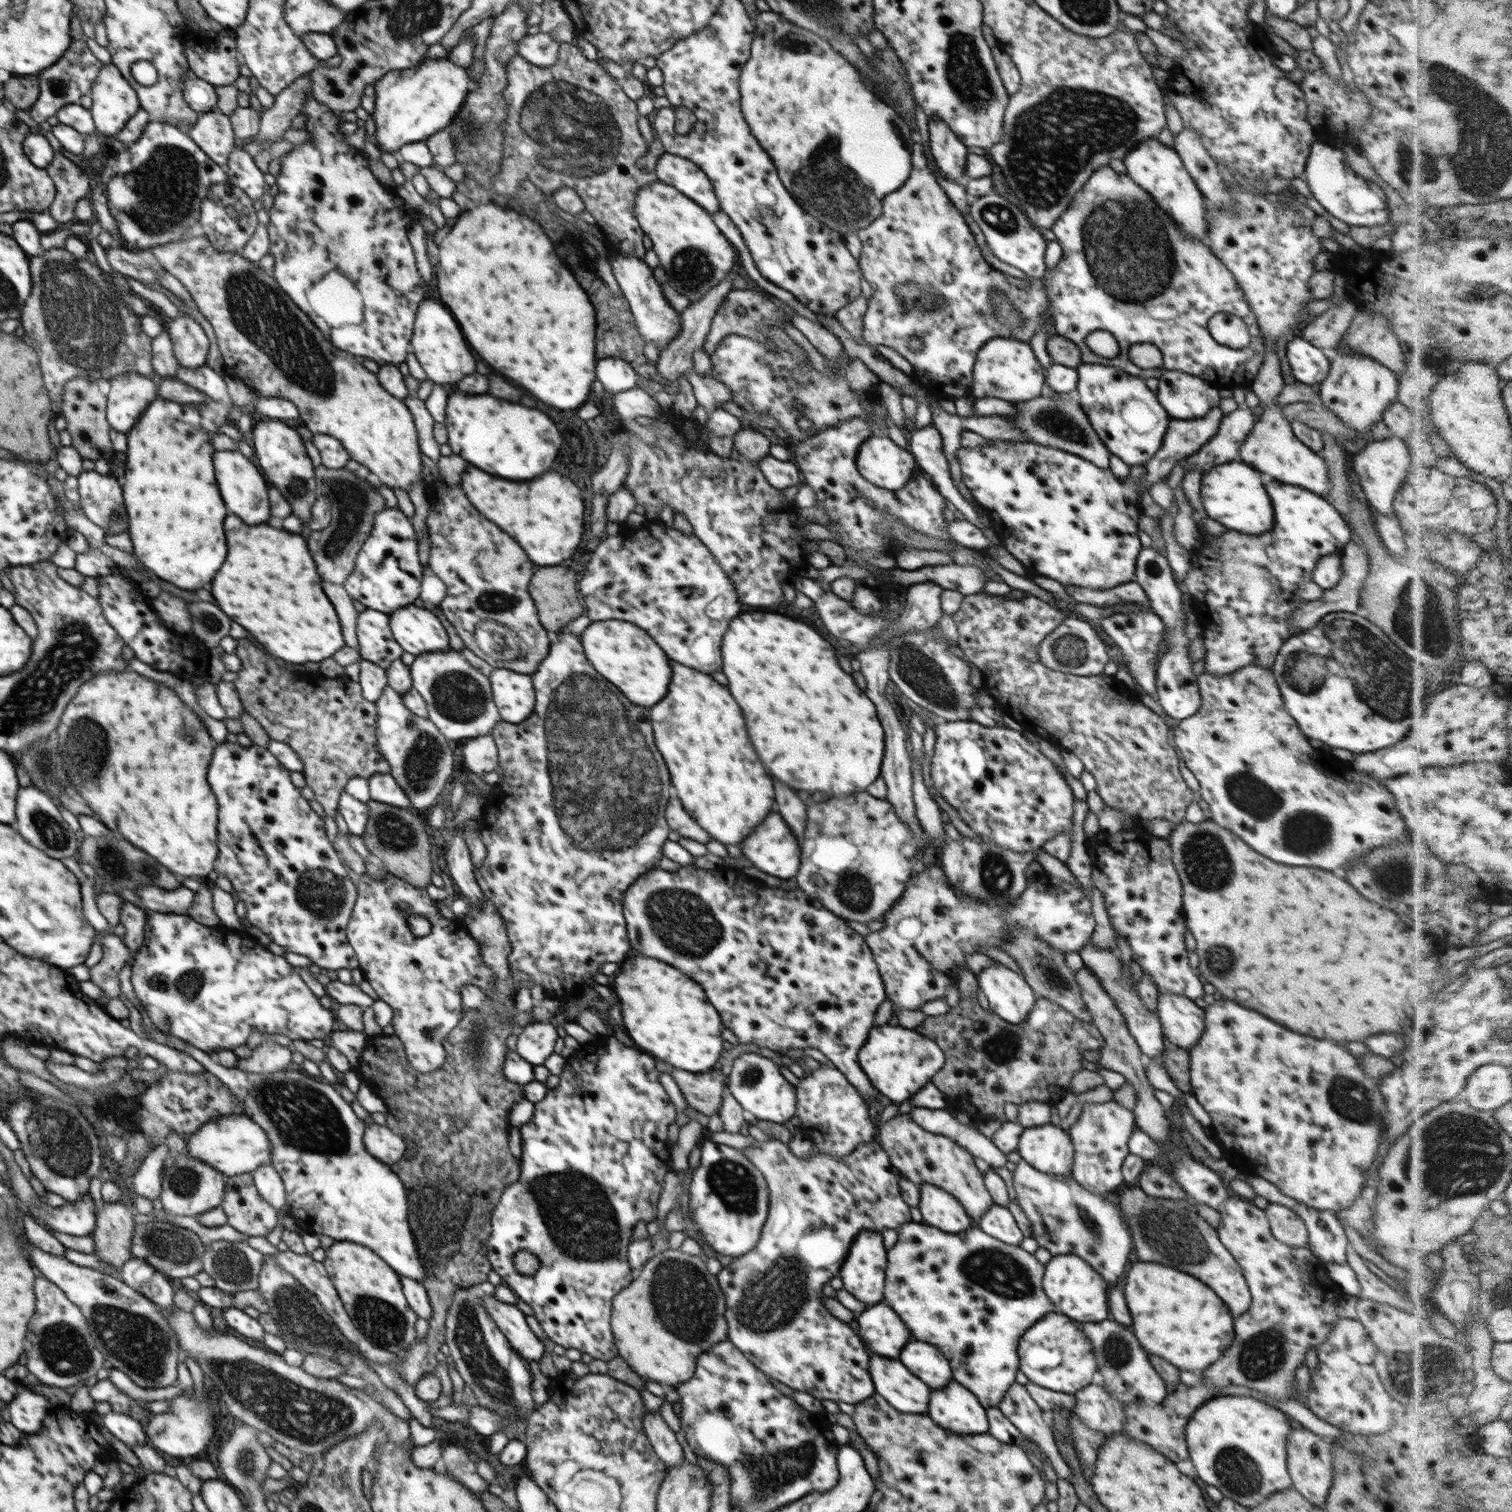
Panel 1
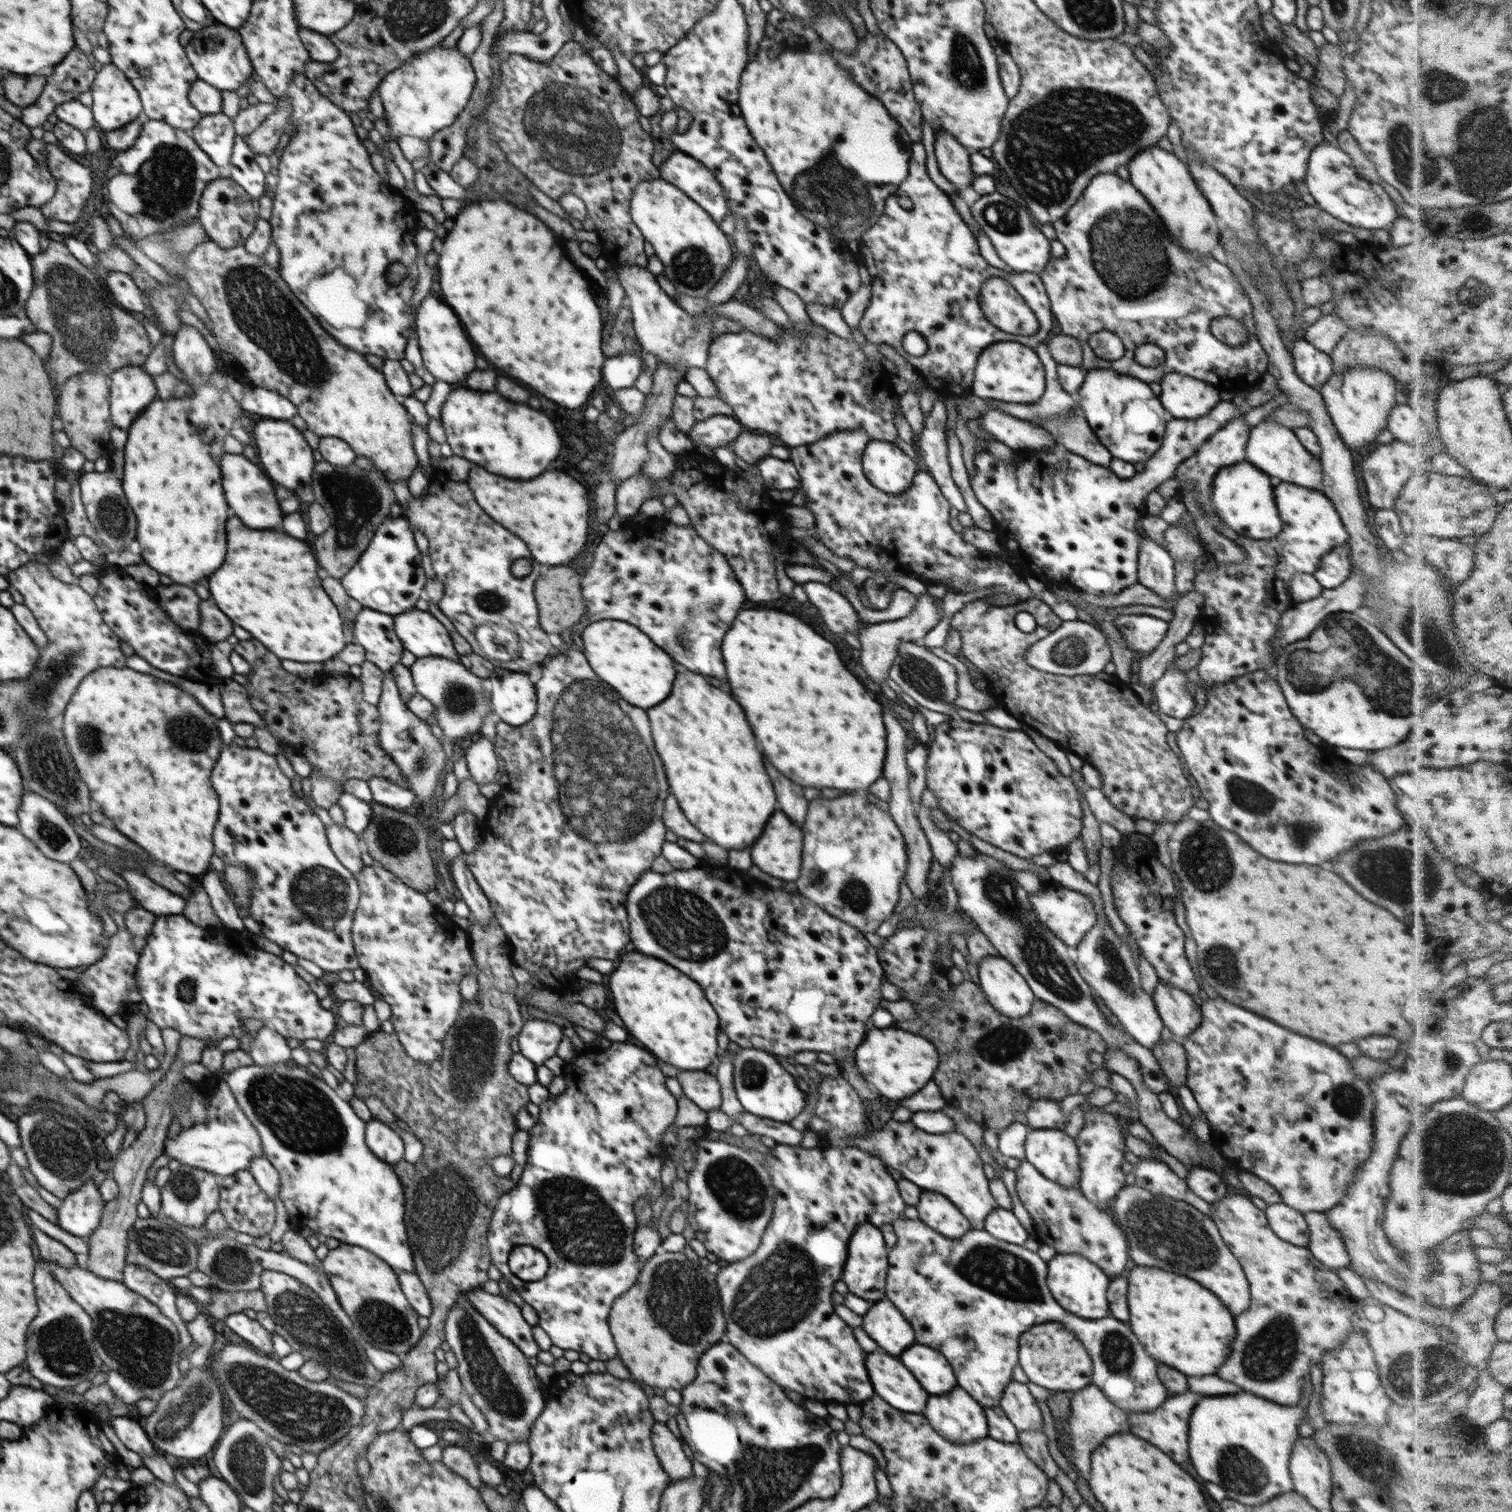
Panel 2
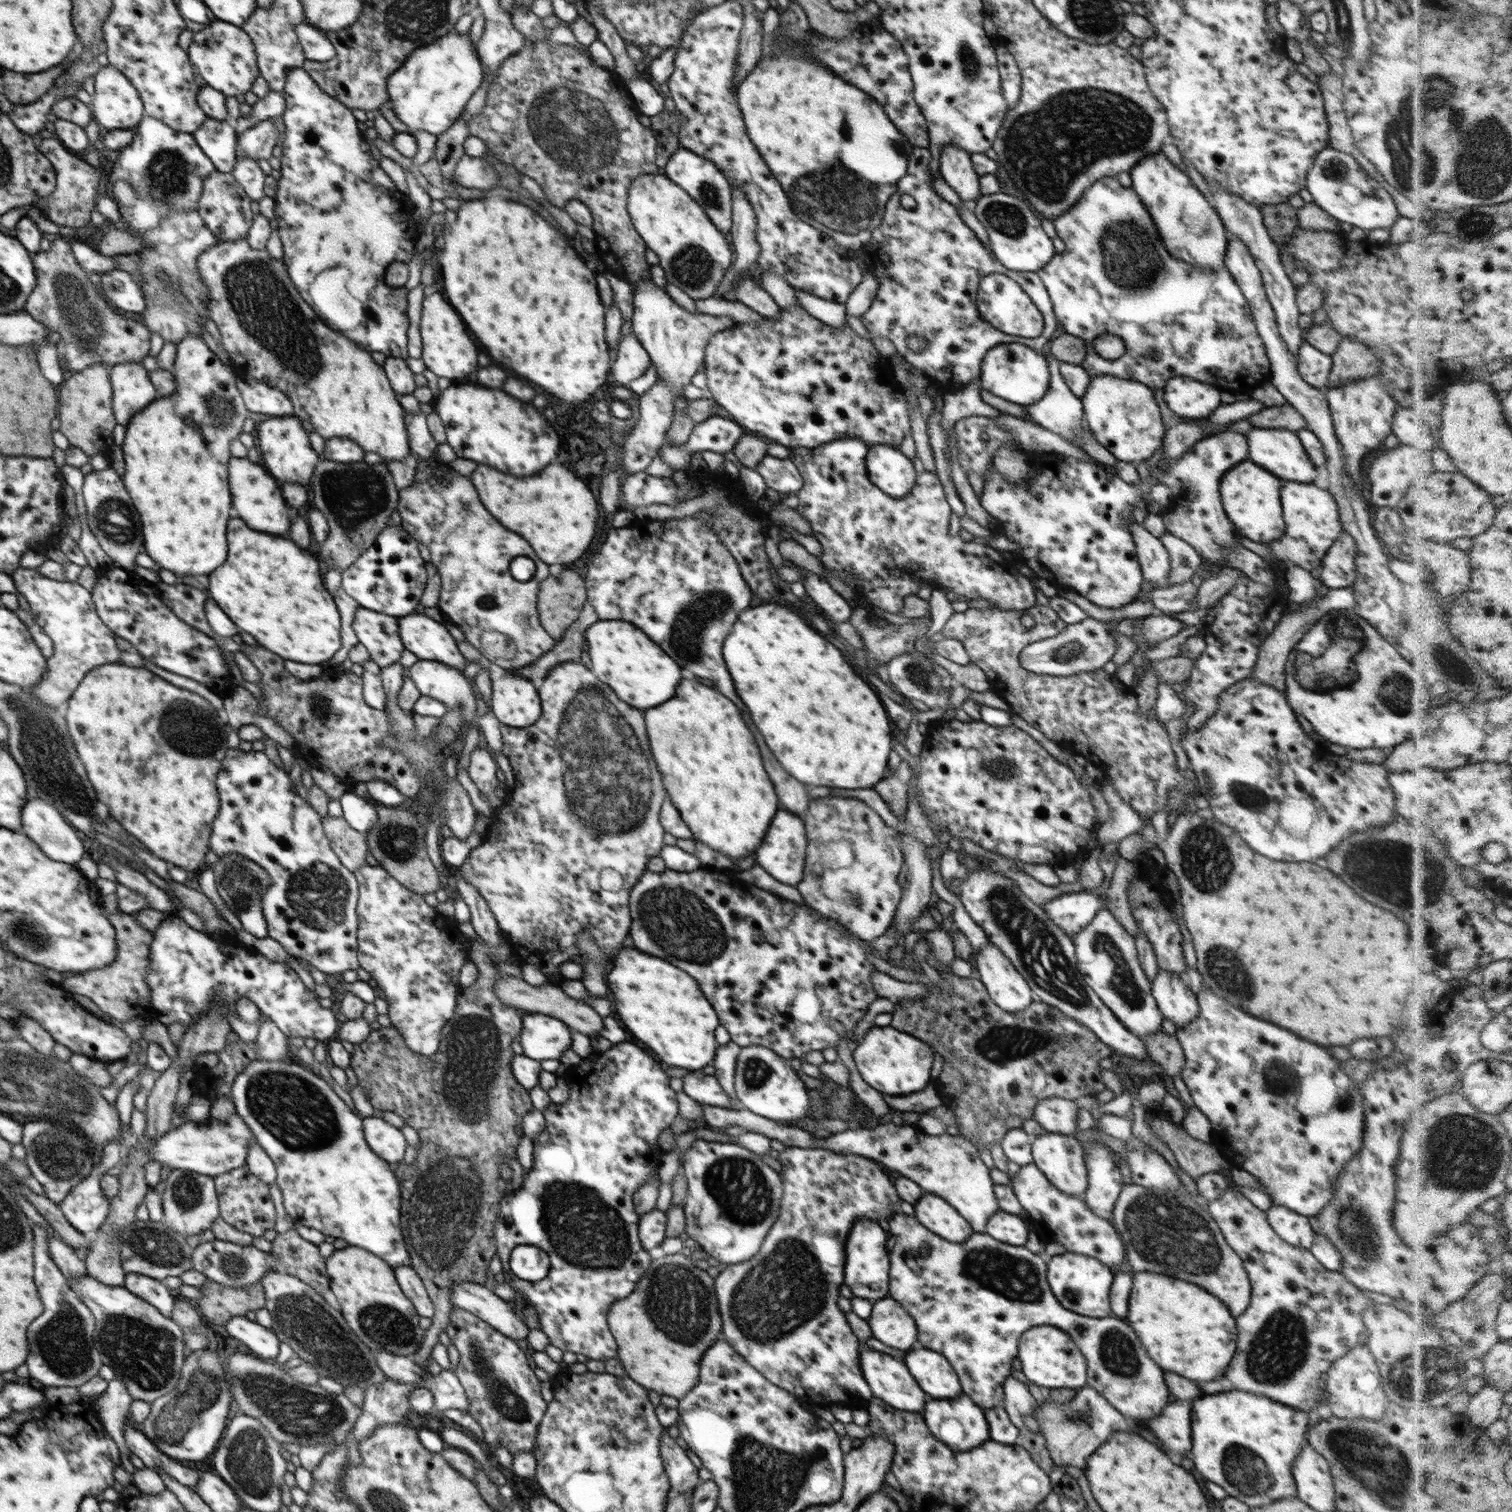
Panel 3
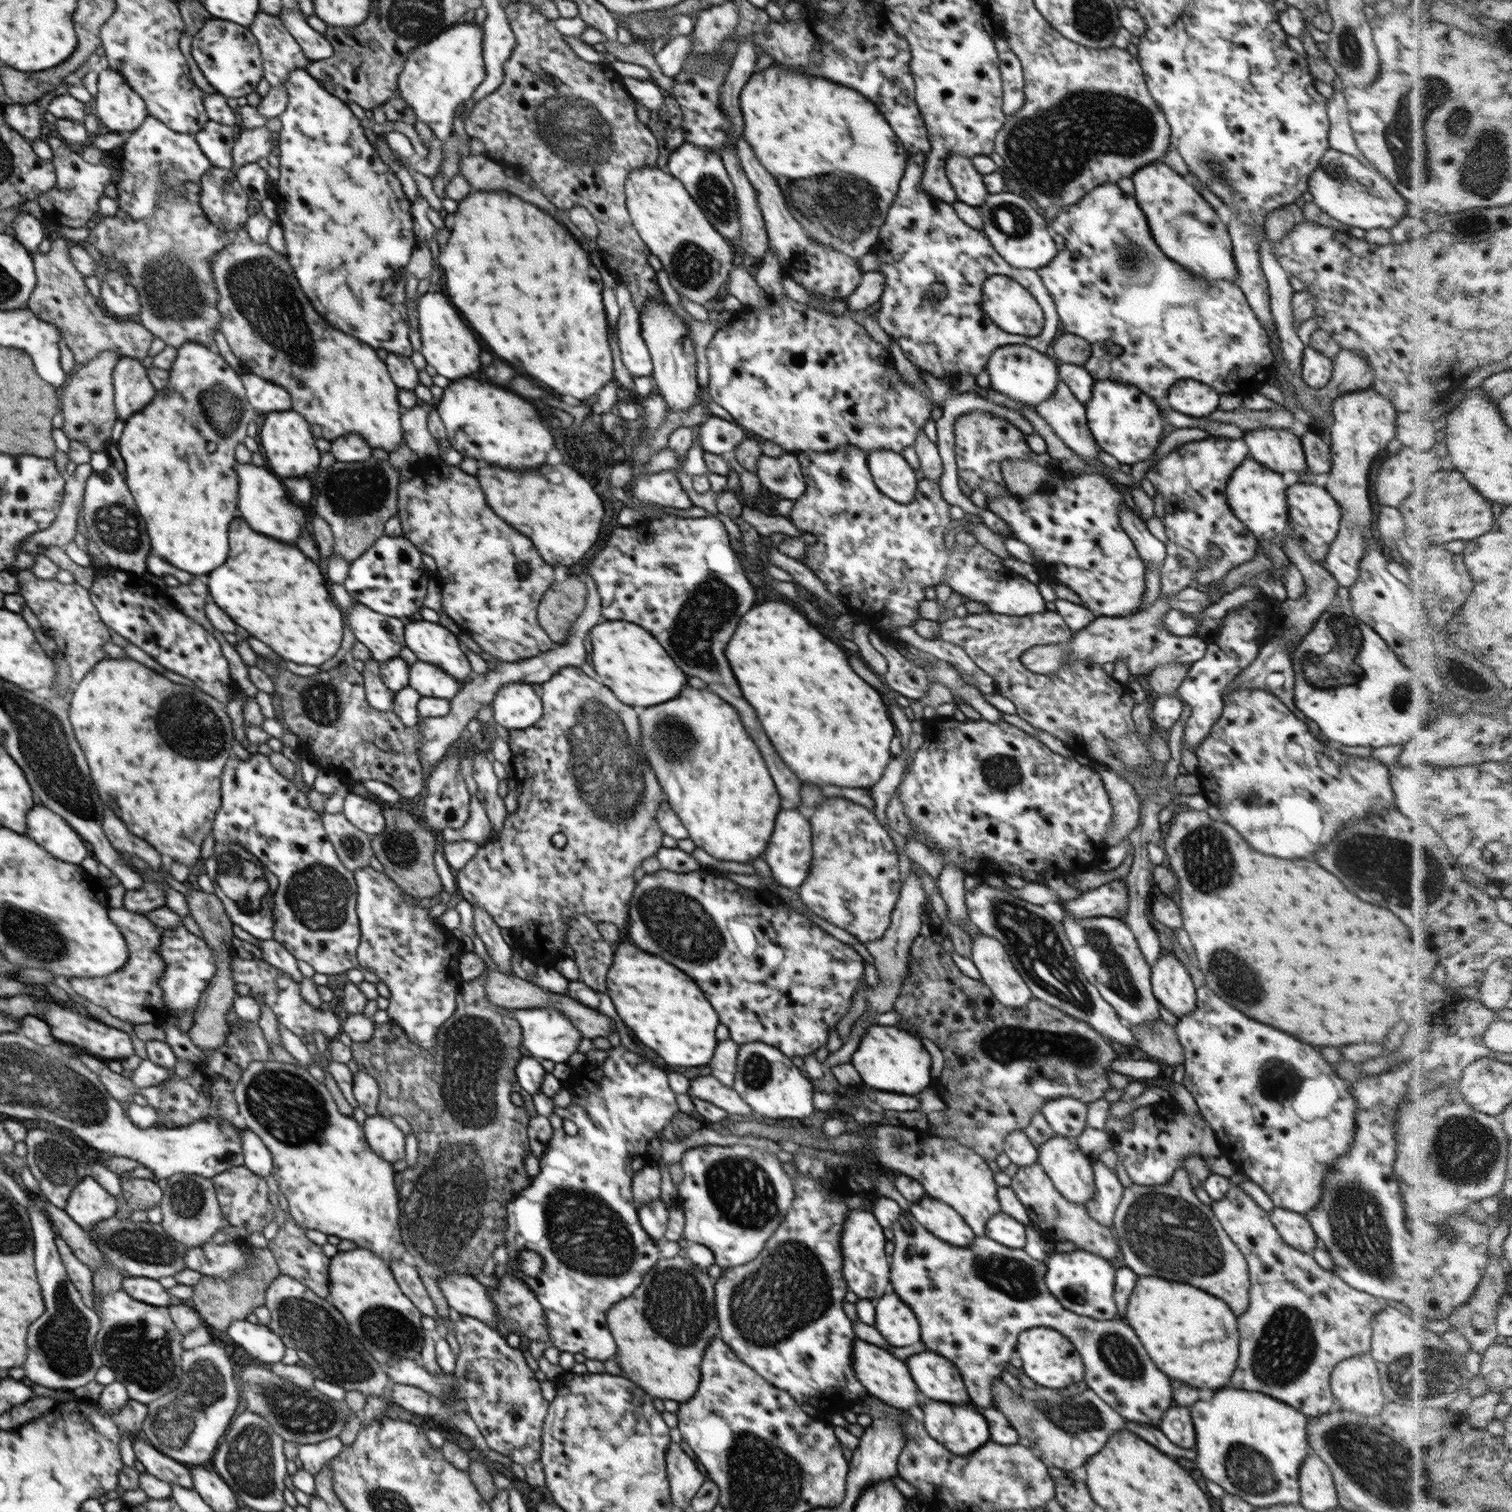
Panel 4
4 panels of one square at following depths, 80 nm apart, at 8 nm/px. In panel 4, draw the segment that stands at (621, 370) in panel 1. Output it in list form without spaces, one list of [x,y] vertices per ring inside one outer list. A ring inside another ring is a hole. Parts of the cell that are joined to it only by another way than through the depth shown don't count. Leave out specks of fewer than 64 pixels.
[[[618,281],[614,293],[620,308],[617,342],[620,347],[622,362],[633,378],[651,376],[653,360],[640,332],[639,316],[641,314],[636,310],[630,291],[623,283]]]

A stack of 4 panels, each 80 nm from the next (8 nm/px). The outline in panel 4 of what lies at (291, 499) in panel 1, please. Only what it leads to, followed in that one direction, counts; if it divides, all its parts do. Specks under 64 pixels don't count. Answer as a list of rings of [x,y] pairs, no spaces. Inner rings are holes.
[[[290,409],[267,413],[260,436],[268,466],[280,479],[310,477],[319,470],[319,448],[314,443],[310,423],[299,412]]]

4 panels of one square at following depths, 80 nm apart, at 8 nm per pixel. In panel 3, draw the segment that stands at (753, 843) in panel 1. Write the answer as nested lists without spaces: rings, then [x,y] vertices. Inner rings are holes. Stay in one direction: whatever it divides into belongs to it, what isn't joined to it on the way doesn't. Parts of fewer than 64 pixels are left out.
[[[780,810],[772,824],[770,824],[770,830],[764,838],[764,842],[760,845],[760,850],[755,852],[756,860],[758,864],[778,880],[782,884],[789,884],[790,886],[796,886],[803,879],[803,870],[806,860],[806,830],[804,830],[804,822],[786,812],[786,810]]]

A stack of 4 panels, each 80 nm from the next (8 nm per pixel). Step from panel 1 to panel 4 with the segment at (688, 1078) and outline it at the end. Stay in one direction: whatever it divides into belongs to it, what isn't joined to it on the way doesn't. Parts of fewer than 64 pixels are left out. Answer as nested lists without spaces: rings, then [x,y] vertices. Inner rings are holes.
[[[699,1076],[691,1080],[688,1096],[701,1098],[732,1115],[752,1115],[753,1110],[734,1090],[724,1086],[715,1076]]]

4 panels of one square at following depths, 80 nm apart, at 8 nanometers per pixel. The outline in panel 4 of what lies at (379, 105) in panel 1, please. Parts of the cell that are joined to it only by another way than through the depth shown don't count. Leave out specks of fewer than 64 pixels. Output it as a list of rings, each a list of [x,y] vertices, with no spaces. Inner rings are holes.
[[[475,21],[458,22],[449,26],[430,42],[413,48],[407,55],[406,64],[398,77],[398,96],[414,111],[417,122],[428,124],[441,142],[451,136],[456,108],[466,104],[477,86],[486,78],[483,57],[483,28]]]

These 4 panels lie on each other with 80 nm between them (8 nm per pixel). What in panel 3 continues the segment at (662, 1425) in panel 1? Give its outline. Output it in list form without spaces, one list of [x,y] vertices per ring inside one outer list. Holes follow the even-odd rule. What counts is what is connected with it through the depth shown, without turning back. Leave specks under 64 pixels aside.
[[[667,1429],[660,1439],[660,1456],[671,1484],[671,1491],[677,1494],[693,1492],[699,1484],[699,1468],[690,1461],[686,1451],[676,1443],[675,1439],[668,1435]]]

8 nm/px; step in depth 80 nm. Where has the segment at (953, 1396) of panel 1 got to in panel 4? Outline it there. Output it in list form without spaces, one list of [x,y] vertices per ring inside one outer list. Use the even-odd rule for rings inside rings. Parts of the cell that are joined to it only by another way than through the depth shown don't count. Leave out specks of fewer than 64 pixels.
[[[929,1401],[917,1412],[923,1420],[926,1432],[958,1456],[967,1455],[990,1441],[988,1422],[980,1408],[972,1404],[946,1404],[946,1402]]]

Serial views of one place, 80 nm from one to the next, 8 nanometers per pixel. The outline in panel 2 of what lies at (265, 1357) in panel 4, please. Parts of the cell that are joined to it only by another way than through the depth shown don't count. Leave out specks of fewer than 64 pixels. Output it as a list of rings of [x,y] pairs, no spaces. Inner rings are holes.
[[[242,1312],[230,1314],[224,1320],[226,1326],[238,1334],[250,1344],[250,1347],[255,1348],[262,1354],[275,1355],[272,1347],[272,1333],[264,1329],[256,1319],[249,1318]]]

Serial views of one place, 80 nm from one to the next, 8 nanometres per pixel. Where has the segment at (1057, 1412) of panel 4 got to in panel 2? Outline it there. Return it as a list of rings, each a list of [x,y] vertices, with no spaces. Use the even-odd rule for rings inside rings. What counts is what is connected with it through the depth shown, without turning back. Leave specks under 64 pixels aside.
[[[1086,1385],[1084,1388],[1073,1392],[1071,1415],[1066,1424],[1064,1424],[1065,1431],[1057,1433],[1057,1440],[1059,1436],[1065,1436],[1070,1440],[1069,1449],[1066,1449],[1063,1454],[1067,1460],[1071,1460],[1077,1466],[1081,1475],[1086,1480],[1089,1480],[1091,1452],[1102,1444],[1104,1438],[1108,1438],[1114,1433],[1120,1433],[1120,1430],[1128,1430],[1128,1420],[1128,1414],[1125,1410],[1112,1404],[1110,1399],[1097,1386]]]

